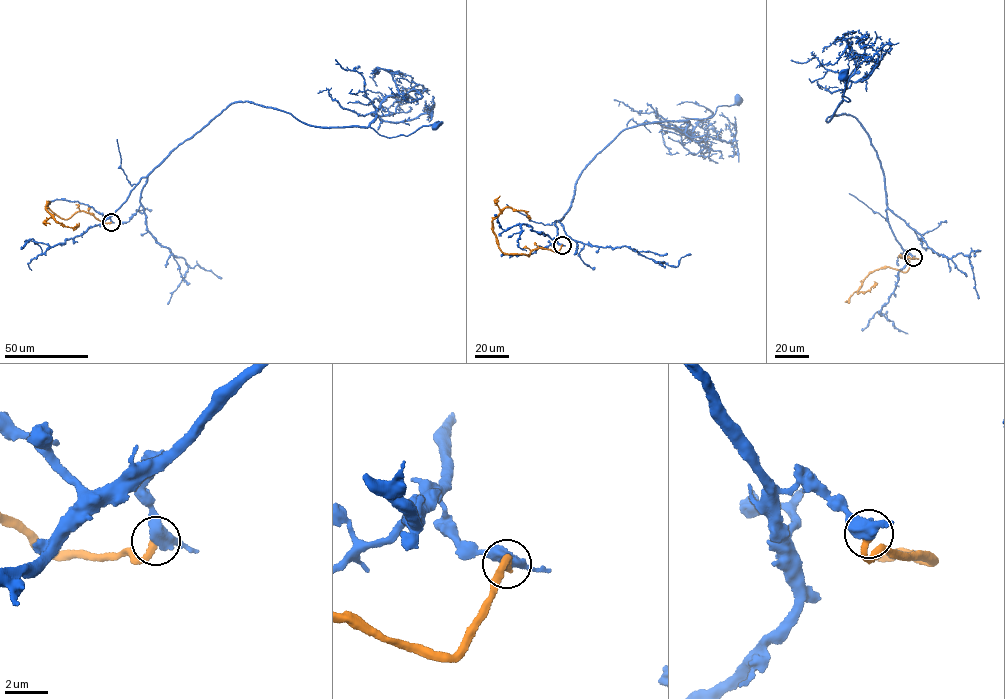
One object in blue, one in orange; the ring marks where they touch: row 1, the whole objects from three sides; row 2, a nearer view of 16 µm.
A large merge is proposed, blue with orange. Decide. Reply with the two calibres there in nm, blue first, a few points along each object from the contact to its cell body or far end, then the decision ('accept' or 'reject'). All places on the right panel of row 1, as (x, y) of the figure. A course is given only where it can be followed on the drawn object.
calibres 550 and 360 nm; course blue (913, 256), (890, 227), (867, 133), (844, 113), (826, 120), (850, 101), (843, 76); course orange (913, 256), (918, 258), (905, 258), (909, 264), (904, 273), (875, 269), (858, 292), (869, 290), (874, 281); reject

